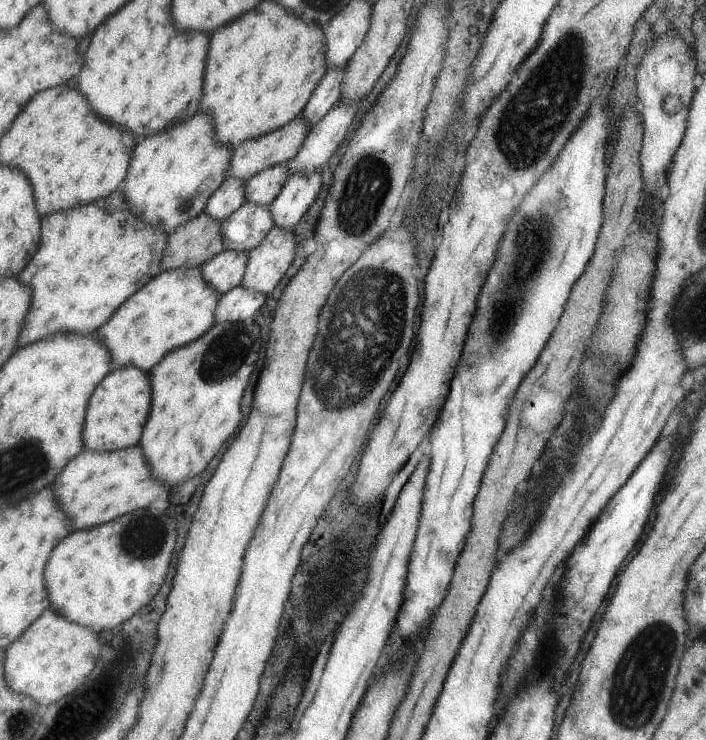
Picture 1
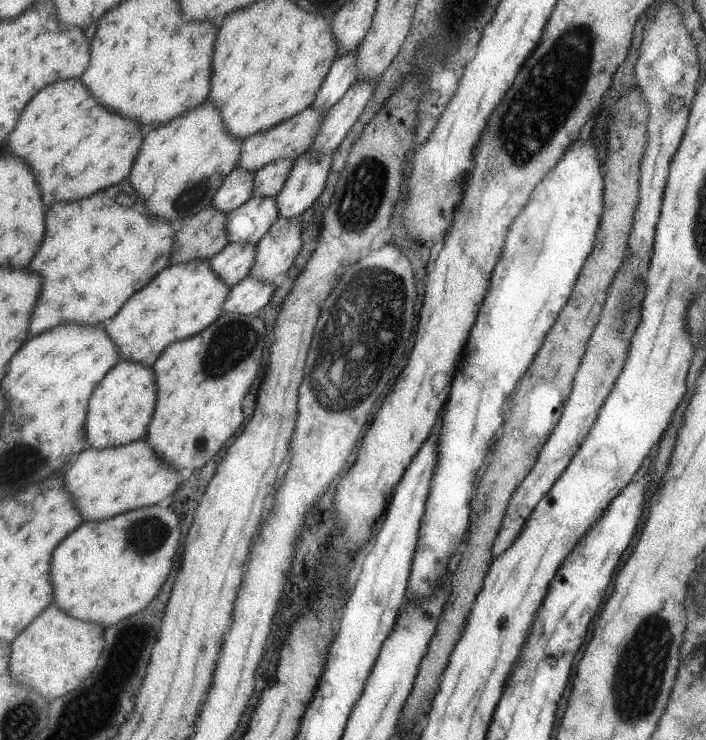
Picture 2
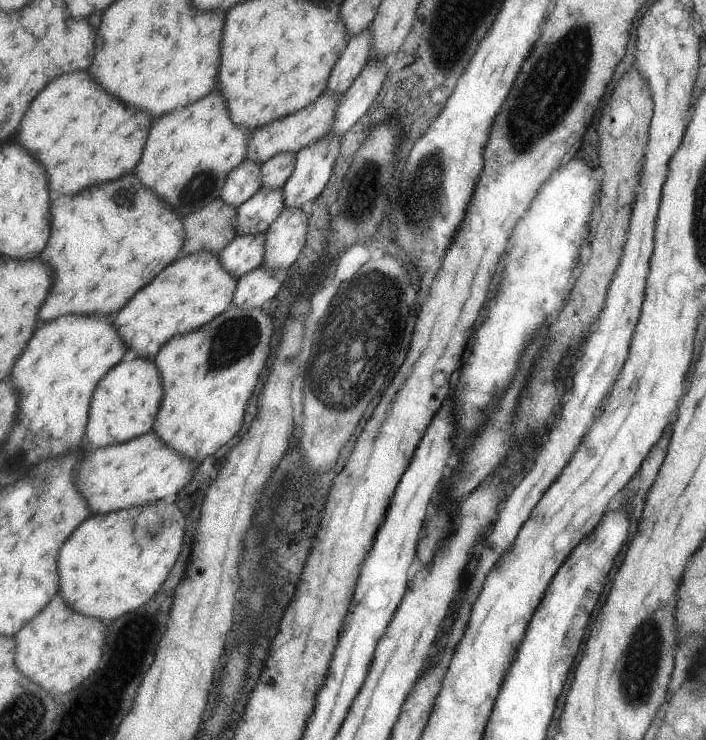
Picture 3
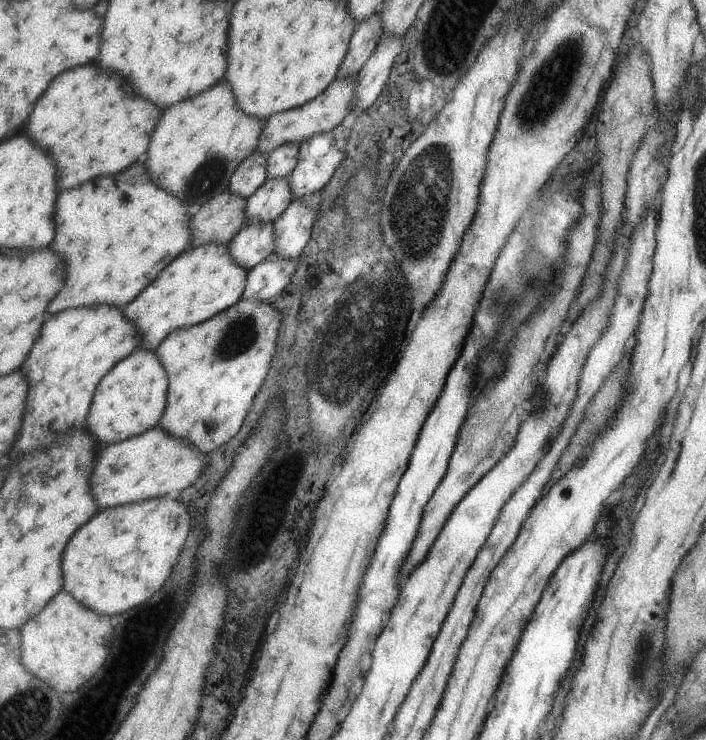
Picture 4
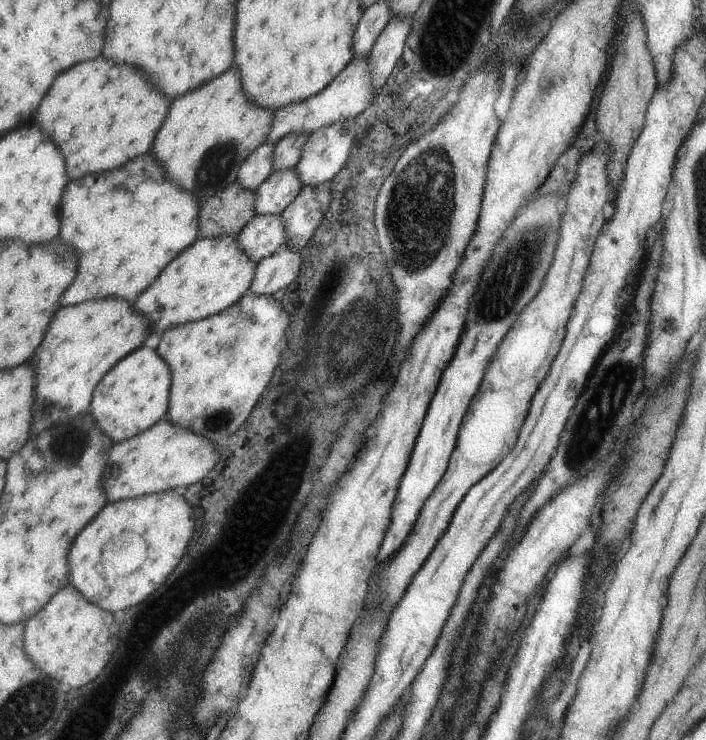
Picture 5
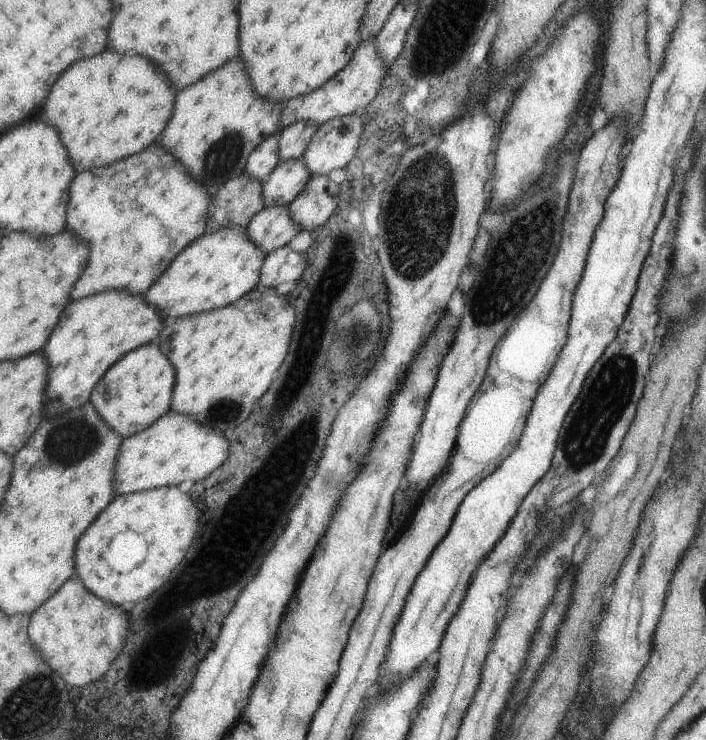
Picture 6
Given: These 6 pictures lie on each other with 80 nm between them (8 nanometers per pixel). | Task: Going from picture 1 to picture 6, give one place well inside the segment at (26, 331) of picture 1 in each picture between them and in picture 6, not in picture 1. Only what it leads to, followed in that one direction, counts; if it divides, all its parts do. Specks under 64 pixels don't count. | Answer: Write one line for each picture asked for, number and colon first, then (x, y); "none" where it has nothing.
2: (97, 251)
3: (105, 243)
4: (117, 233)
5: (124, 228)
6: (134, 227)

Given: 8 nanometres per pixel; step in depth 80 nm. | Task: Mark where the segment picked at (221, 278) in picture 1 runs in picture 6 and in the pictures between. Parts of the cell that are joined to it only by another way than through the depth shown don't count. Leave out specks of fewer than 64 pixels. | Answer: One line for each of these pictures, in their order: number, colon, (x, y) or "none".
2: (232, 263)
3: (245, 252)
4: (254, 242)
5: (263, 235)
6: (271, 227)

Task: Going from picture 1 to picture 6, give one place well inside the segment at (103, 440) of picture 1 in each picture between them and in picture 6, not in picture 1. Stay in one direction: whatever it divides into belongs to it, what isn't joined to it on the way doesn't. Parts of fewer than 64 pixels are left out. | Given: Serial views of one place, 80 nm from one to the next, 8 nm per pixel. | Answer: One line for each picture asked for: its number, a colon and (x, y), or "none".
2: (118, 410)
3: (124, 403)
4: (130, 398)
5: (133, 394)
6: (135, 391)

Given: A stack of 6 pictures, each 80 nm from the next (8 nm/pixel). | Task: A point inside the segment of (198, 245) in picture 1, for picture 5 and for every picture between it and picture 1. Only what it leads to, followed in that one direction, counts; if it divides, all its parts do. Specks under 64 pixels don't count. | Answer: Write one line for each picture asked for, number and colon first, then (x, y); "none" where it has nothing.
2: (200, 237)
3: (210, 229)
4: (217, 221)
5: (227, 211)

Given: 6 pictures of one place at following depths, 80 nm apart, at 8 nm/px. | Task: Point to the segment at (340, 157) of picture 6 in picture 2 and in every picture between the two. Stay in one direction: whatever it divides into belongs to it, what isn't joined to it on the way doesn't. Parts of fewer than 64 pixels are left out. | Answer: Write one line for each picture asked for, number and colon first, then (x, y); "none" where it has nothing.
2: (306, 180)
3: (312, 167)
4: (318, 157)
5: (324, 153)

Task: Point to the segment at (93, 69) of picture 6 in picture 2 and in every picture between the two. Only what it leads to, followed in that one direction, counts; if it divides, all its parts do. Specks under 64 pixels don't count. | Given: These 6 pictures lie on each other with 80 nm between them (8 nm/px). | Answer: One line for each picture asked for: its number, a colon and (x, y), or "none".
2: (75, 146)
3: (82, 136)
4: (110, 127)
5: (98, 118)

